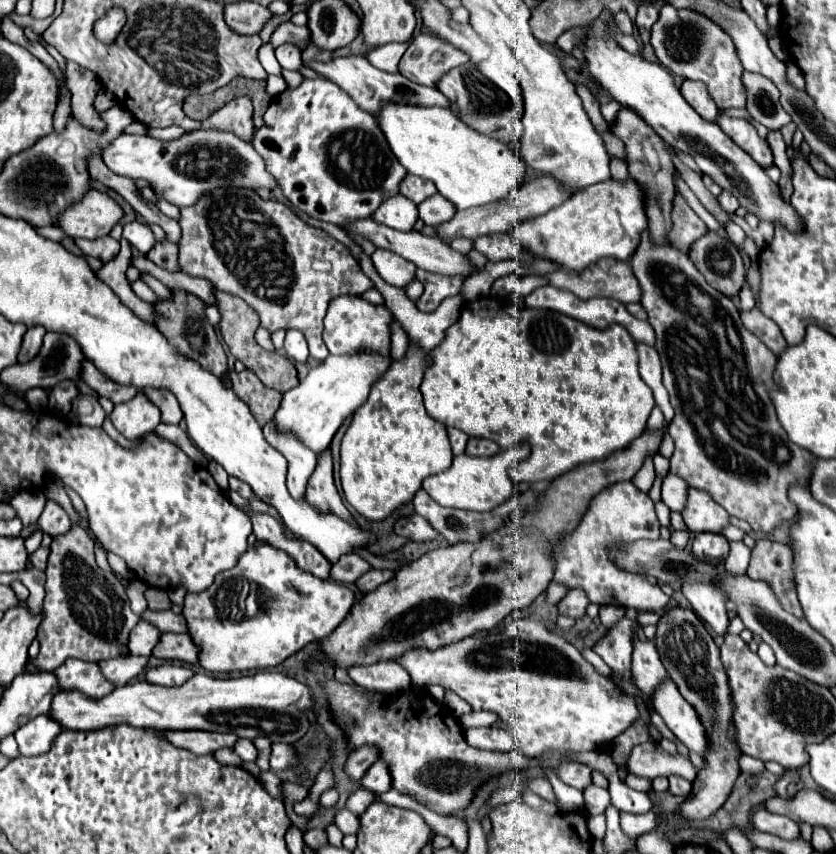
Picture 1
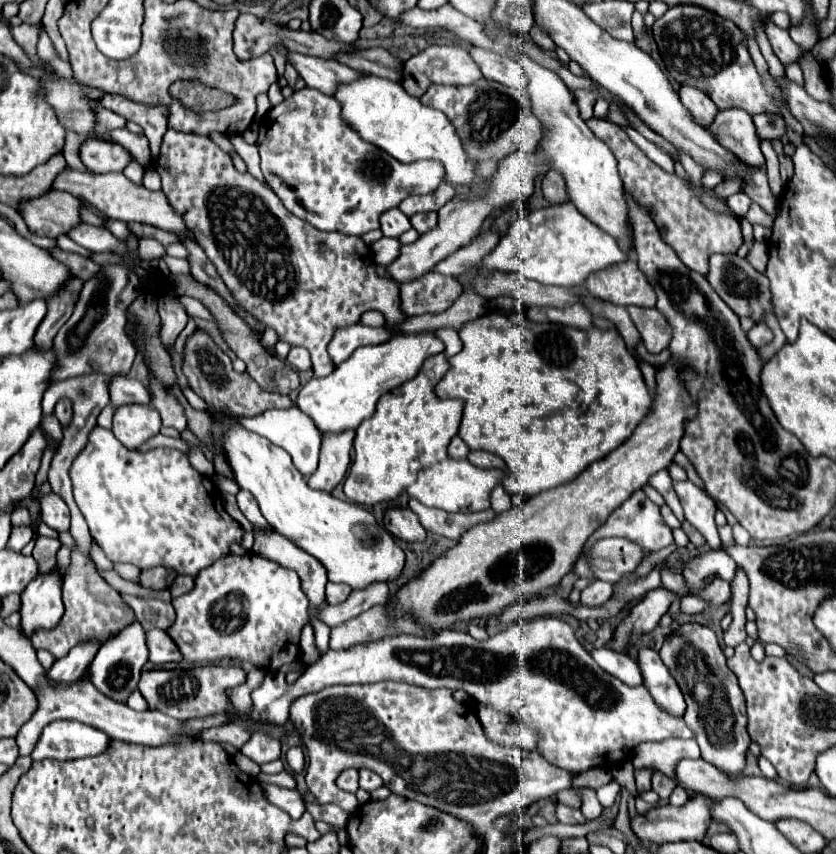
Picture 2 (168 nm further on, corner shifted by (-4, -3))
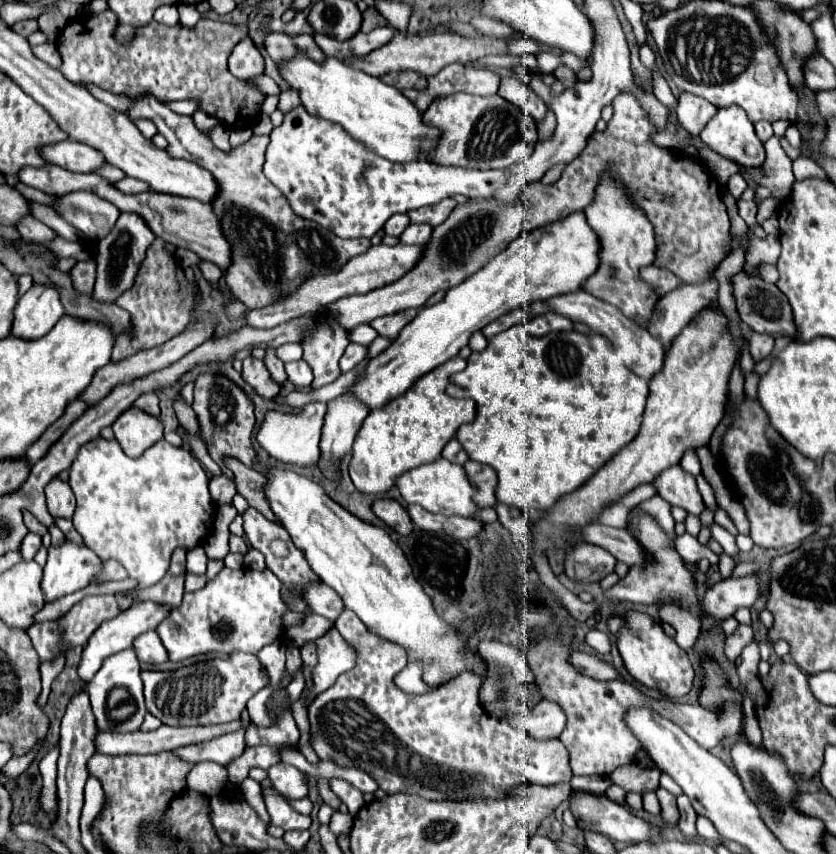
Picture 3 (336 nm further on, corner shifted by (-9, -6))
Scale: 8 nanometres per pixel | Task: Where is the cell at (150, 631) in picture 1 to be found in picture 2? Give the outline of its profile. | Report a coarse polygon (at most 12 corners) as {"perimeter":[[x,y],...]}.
{"perimeter":[[133,622],[91,662],[91,684],[125,704],[147,662]]}

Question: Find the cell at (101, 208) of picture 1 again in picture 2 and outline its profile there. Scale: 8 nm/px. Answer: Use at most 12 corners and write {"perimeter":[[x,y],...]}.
{"perimeter":[[49,190],[21,200],[17,212],[39,236],[79,224],[79,200]]}

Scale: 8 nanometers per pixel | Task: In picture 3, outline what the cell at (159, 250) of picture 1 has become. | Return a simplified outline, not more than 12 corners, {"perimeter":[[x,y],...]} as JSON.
{"perimeter":[[244,359],[242,377],[266,399],[278,397],[280,383],[260,359]]}

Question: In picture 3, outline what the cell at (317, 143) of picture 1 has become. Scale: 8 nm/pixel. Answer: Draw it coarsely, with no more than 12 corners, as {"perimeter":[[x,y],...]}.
{"perimeter":[[300,105],[264,175],[296,215],[370,239],[394,213],[490,197],[504,171],[366,151]]}

